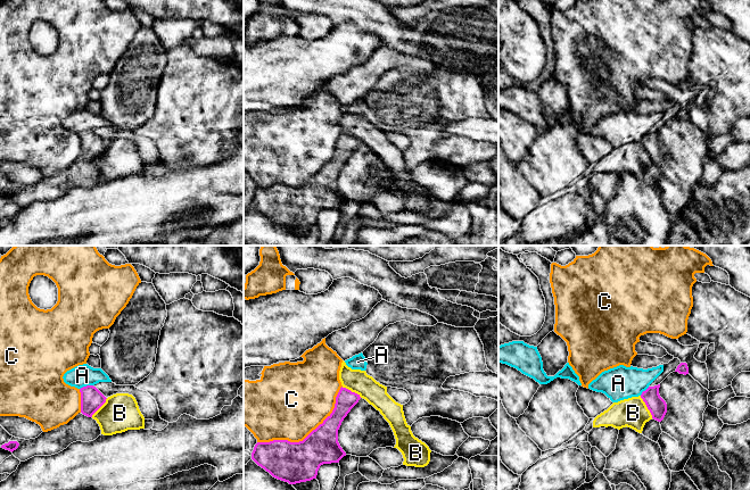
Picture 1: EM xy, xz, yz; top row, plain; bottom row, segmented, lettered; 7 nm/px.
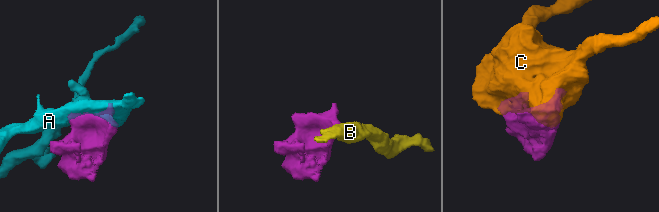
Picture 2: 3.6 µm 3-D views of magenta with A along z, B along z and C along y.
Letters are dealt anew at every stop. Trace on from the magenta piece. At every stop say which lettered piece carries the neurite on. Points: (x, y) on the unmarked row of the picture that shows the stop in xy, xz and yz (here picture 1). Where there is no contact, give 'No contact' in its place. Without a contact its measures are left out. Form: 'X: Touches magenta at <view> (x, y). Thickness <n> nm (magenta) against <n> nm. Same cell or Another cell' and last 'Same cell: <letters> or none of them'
A: Touches magenta at xy (87, 131). Thickness 160 nm (magenta) against 160 nm. Another cell
B: Touches magenta at yz (647, 151). Thickness 130 nm (magenta) against 220 nm. Another cell
C: Touches magenta at xz (308, 180). Thickness 280 nm (magenta) against 480 nm. Another cell
Same cell: none of them

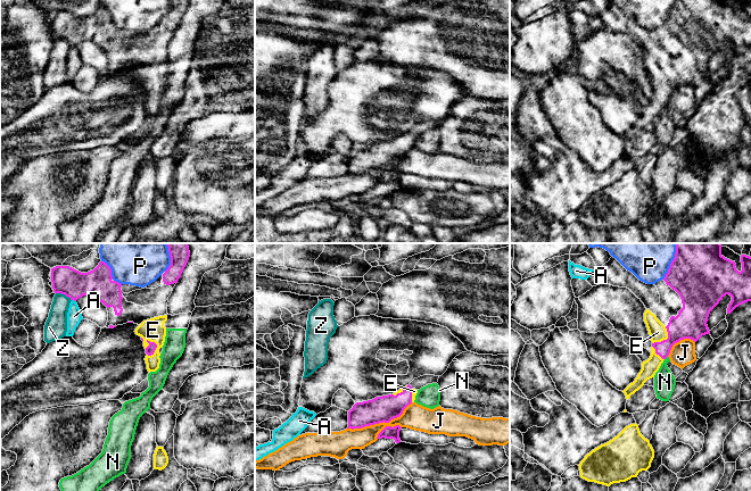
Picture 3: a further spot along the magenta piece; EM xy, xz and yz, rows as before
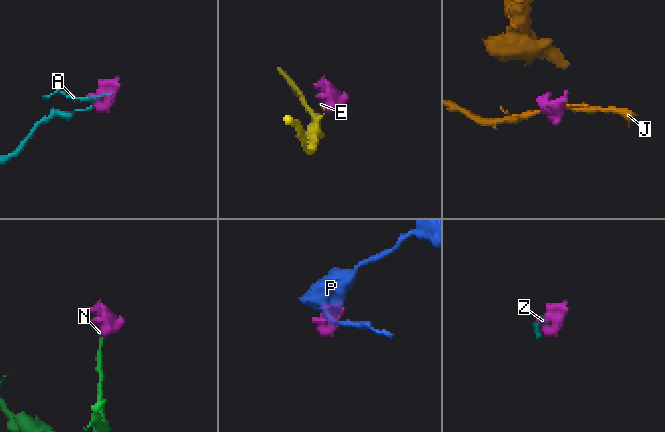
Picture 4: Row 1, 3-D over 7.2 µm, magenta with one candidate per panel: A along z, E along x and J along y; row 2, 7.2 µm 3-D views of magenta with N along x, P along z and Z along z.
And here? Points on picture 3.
A: Touches magenta at xy (74, 46). Thickness 200 nm (magenta) against 110 nm. Another cell
E: Touches magenta at xy (156, 92). Thickness 70 nm (magenta) against 160 nm. Same cell
J: Touches magenta at xz (380, 167). Thickness 180 nm (magenta) against 180 nm. Another cell
N: Touches magenta at yz (666, 102). Thickness 180 nm (magenta) against 150 nm. Another cell
P: Touches magenta at xy (110, 18). Thickness 200 nm (magenta) against 220 nm. Another cell
Z: Touches magenta at xy (64, 39). Thickness 200 nm (magenta) against 160 nm. Another cell
Same cell: E

